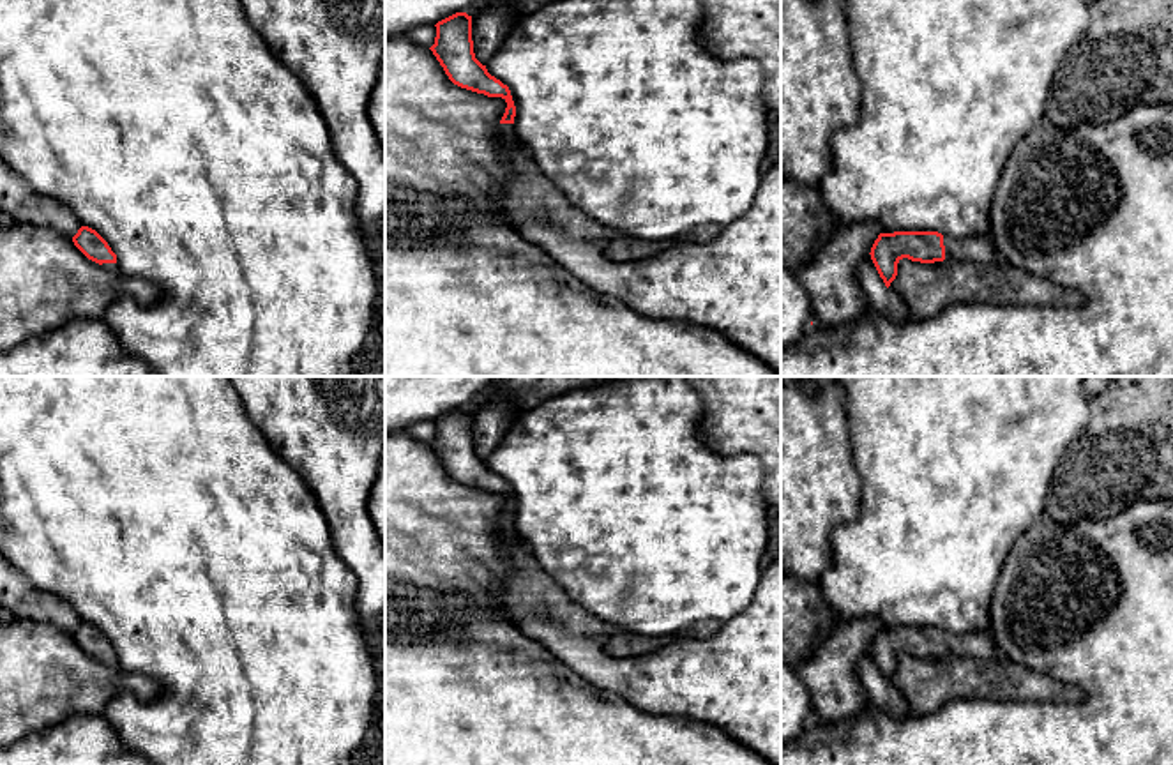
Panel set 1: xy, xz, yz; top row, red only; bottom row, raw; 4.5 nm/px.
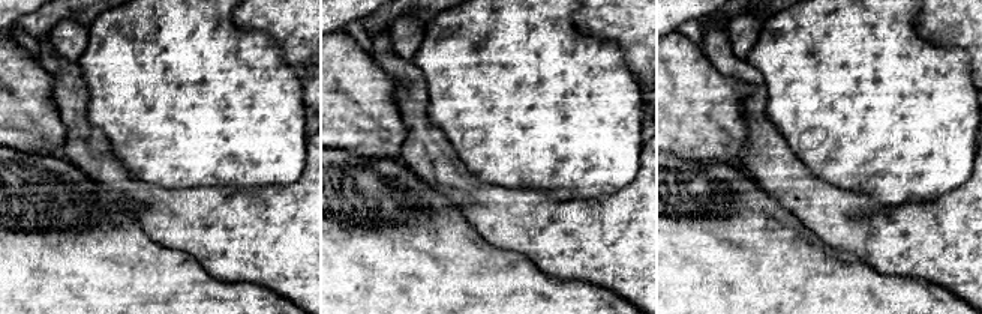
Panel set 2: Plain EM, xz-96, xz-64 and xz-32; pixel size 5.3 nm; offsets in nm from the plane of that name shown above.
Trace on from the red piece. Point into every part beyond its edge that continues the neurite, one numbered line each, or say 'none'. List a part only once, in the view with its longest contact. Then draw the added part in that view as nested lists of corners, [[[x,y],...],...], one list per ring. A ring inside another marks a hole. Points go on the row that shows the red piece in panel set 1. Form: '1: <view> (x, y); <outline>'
1: yz (977, 248); [[[972,235],[966,239],[943,237],[943,246],[945,260],[965,260],[980,265],[995,265],[1002,261],[989,235]]]

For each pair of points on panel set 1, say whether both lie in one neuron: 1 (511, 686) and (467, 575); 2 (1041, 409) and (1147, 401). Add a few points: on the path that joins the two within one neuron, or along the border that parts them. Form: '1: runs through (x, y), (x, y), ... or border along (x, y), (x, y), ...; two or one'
1: border along (440, 590), (463, 594), (513, 622); two
2: border along (1090, 398), (1089, 421), (1069, 442); two

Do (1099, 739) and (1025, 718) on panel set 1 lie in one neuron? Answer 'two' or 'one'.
one

